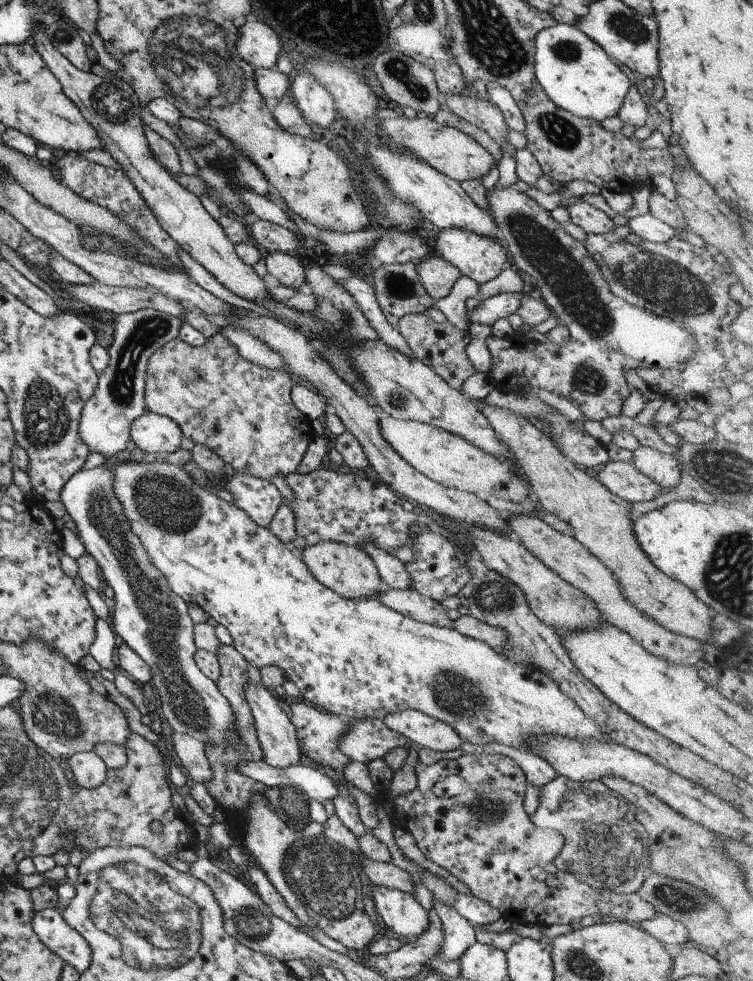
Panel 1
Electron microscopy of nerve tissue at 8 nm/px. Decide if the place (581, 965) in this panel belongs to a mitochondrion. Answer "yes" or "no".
yes

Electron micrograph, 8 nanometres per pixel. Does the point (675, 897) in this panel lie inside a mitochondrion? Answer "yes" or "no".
yes

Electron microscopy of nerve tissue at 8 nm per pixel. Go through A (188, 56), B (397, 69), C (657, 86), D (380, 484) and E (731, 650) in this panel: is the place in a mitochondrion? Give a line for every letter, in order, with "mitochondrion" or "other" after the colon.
A: mitochondrion
B: mitochondrion
C: other
D: other
E: other

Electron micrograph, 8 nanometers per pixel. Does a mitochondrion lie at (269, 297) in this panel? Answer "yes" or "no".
no

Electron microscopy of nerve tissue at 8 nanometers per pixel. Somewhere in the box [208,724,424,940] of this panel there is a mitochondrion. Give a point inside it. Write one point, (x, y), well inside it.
(323, 874)

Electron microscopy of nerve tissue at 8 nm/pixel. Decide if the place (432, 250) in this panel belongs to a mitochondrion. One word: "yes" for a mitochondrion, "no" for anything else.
no

